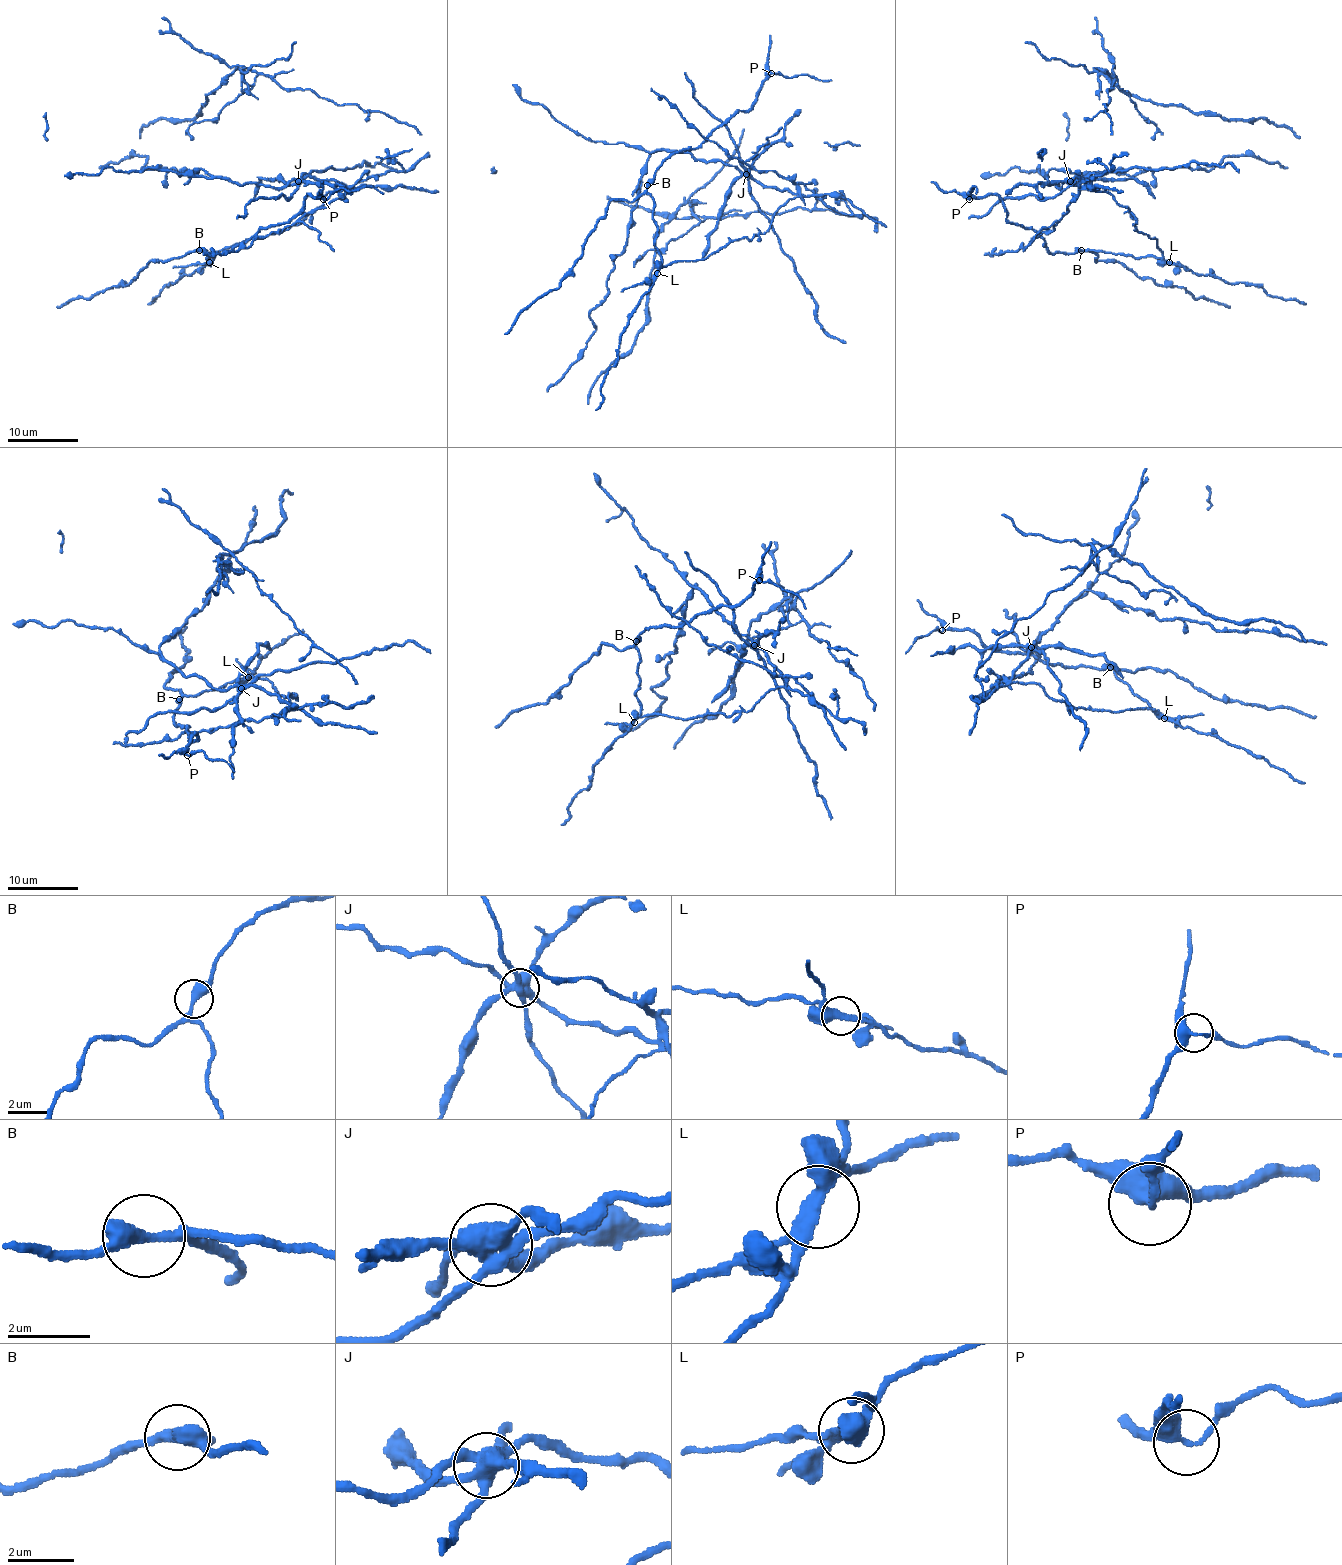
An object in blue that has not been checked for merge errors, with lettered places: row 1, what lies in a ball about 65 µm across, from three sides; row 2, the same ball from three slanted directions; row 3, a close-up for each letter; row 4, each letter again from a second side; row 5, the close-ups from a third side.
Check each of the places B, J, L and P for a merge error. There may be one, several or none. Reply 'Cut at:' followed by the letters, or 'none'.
Cut at: J, L

